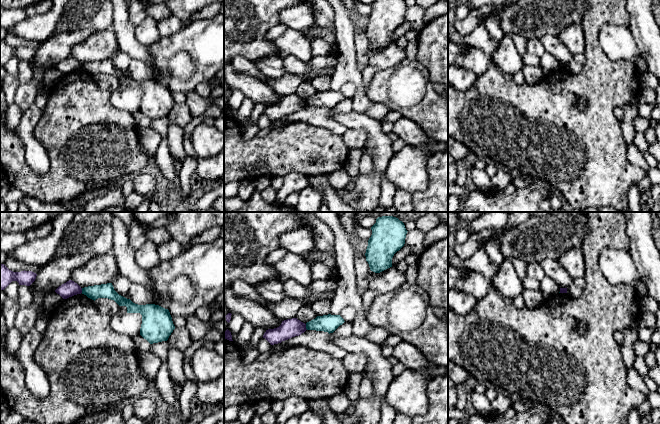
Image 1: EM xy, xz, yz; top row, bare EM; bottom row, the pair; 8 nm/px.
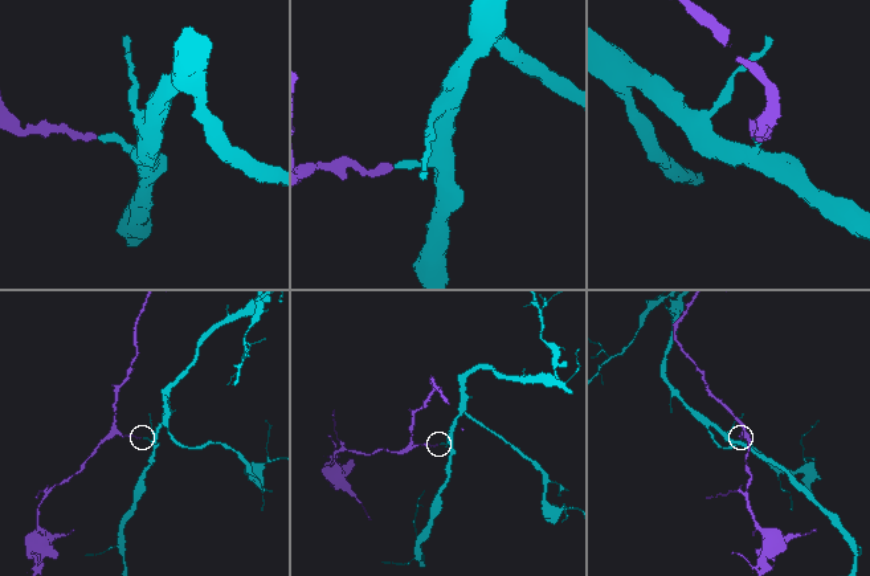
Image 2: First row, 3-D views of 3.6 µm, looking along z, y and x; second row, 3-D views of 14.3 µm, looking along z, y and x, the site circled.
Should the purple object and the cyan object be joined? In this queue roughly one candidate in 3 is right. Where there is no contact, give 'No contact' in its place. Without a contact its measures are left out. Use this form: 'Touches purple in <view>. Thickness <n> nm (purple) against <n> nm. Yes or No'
Touches purple in xz. Thickness 150 nm (purple) against 150 nm. No

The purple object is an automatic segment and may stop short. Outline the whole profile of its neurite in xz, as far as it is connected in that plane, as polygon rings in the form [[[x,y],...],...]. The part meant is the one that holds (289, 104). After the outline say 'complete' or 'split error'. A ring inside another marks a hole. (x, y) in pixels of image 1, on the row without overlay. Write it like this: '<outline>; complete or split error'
[[[297,94],[282,97],[281,101],[274,105],[268,105],[263,111],[271,121],[281,119],[292,113],[299,112],[306,107],[306,100]]]; complete

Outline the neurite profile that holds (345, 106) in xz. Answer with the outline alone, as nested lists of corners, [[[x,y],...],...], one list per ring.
[[[344,98],[333,108],[333,112],[341,114],[349,113],[352,111],[352,107],[353,107],[352,98]]]

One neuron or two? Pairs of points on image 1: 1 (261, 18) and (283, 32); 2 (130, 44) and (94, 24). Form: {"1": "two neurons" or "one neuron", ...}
{"1": "two neurons", "2": "two neurons"}

